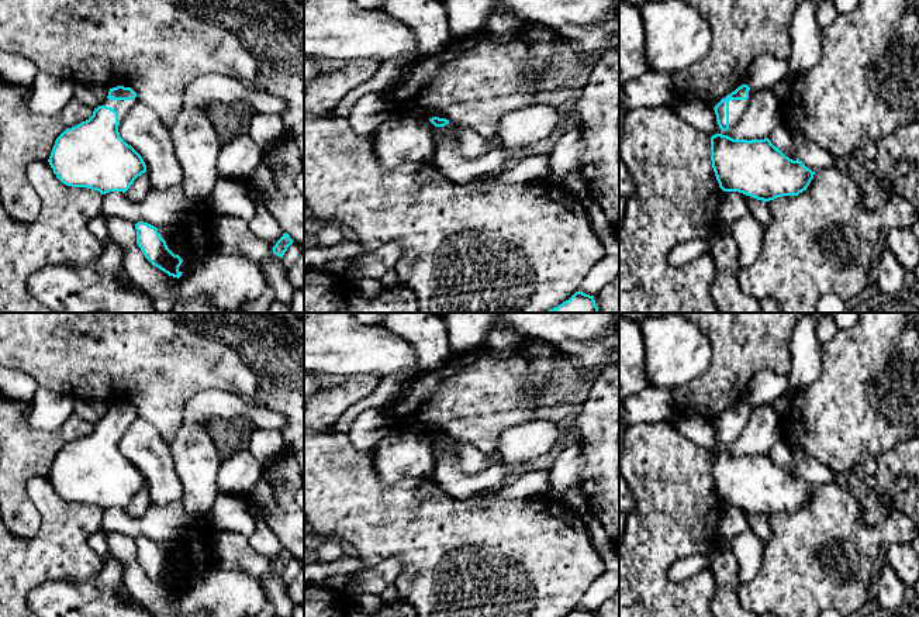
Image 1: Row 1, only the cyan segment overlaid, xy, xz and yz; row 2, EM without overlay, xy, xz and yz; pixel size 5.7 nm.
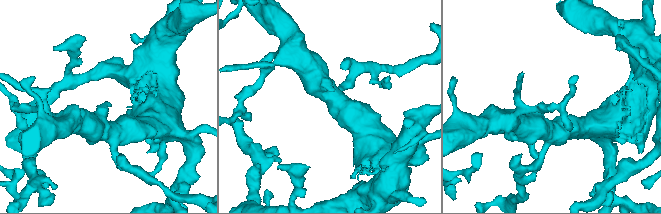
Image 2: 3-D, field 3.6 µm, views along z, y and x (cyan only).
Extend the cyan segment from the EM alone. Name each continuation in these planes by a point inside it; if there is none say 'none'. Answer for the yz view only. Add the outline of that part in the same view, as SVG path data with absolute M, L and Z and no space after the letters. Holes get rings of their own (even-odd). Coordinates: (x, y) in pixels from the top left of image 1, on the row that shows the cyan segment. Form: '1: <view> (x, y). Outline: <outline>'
1: yz (736, 107). Outline: M754 87L749 90L747 100L730 100L729 101L729 128L733 128L737 124L737 121L742 118L744 110L749 106L753 92L754 92Z

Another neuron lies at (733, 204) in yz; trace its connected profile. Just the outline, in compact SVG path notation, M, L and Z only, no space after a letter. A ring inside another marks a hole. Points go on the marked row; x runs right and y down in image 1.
M723 192L718 208L719 224L735 224L739 218L749 216L747 196L739 192Z

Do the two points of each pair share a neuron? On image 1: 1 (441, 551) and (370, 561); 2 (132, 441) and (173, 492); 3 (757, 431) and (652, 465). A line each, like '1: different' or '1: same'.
1: same
2: same
3: different

